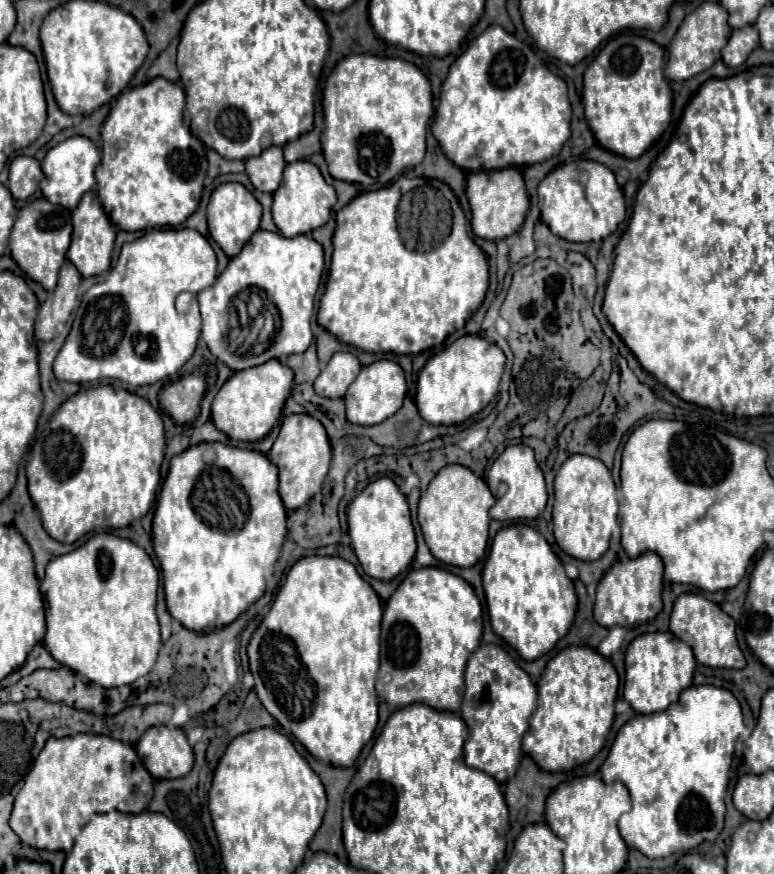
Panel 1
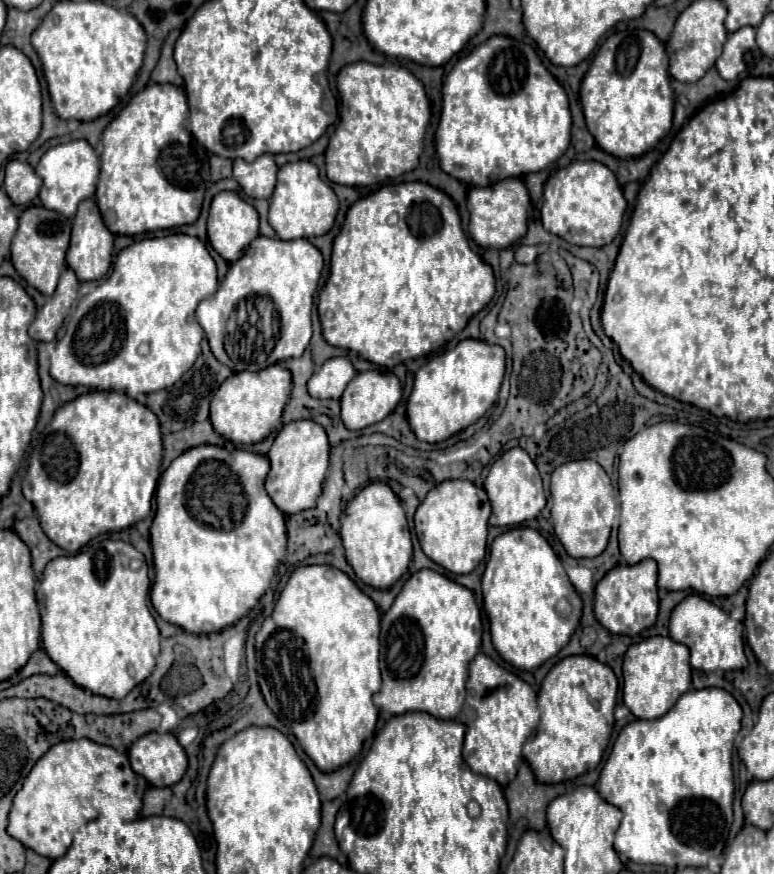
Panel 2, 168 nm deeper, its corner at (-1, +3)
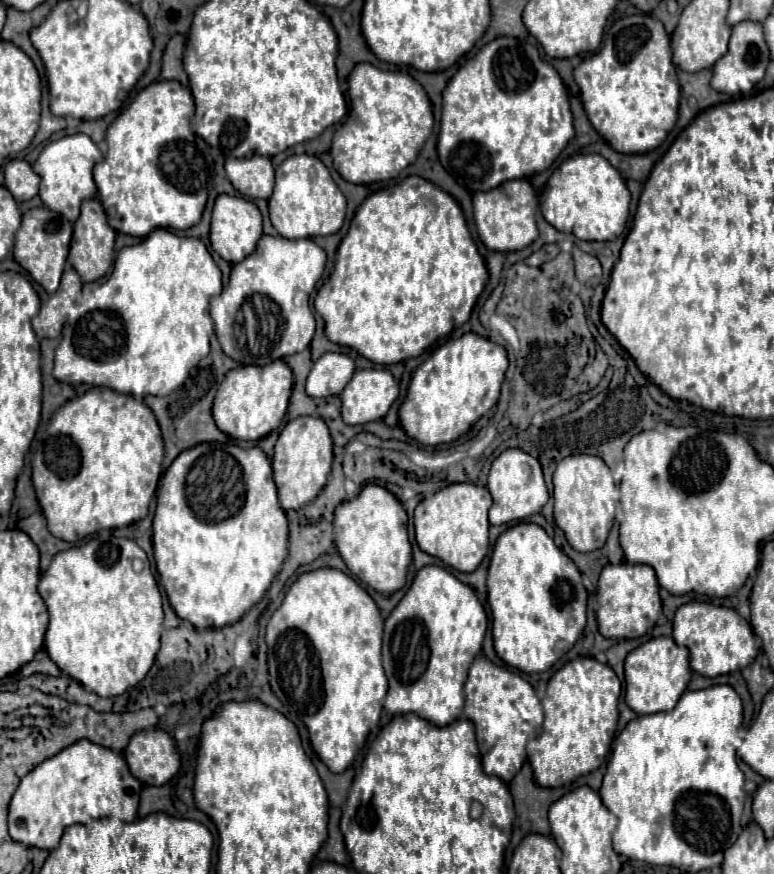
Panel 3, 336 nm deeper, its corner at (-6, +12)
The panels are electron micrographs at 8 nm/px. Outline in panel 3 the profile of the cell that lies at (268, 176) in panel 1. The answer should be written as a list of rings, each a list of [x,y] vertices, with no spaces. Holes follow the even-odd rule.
[[[252,153],[250,157],[230,157],[226,161],[226,175],[232,185],[250,199],[268,199],[274,189],[274,165],[266,155]]]

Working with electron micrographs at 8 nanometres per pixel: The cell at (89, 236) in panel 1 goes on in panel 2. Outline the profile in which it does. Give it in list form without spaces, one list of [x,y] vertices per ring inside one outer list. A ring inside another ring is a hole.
[[[83,200],[79,204],[77,216],[73,218],[73,232],[71,232],[71,246],[67,250],[67,266],[77,274],[81,282],[99,280],[107,274],[111,266],[111,252],[113,252],[115,236],[105,228],[101,214],[97,212],[95,200]]]

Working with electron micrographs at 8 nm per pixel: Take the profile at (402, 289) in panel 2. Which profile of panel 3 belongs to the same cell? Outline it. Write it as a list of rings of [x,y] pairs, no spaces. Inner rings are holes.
[[[410,175],[406,177],[402,183],[398,183],[394,189],[380,189],[376,193],[372,193],[370,197],[364,199],[364,203],[358,207],[354,219],[350,221],[350,229],[346,233],[346,237],[342,239],[338,251],[336,251],[336,265],[334,265],[334,271],[332,275],[328,277],[328,281],[318,289],[318,295],[314,299],[314,307],[316,311],[324,317],[326,321],[326,337],[332,341],[332,343],[338,343],[338,345],[346,345],[346,347],[352,347],[356,349],[360,355],[364,355],[366,359],[374,361],[374,363],[400,363],[400,361],[406,361],[410,357],[418,357],[424,349],[428,349],[432,343],[436,343],[440,337],[446,337],[450,335],[454,329],[462,327],[468,319],[470,319],[470,313],[472,313],[472,307],[476,305],[478,297],[482,295],[486,283],[488,283],[488,267],[482,259],[482,255],[478,253],[472,237],[470,237],[470,231],[466,227],[466,221],[464,221],[464,215],[462,215],[462,209],[460,205],[454,201],[454,197],[446,191],[442,191],[438,185],[434,185],[432,181],[428,179],[422,179],[418,175]]]

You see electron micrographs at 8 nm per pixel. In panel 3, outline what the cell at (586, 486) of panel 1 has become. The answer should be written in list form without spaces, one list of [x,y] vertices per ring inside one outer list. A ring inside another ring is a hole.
[[[572,455],[554,471],[554,521],[576,551],[594,551],[606,543],[616,515],[616,483],[612,471],[596,455]]]

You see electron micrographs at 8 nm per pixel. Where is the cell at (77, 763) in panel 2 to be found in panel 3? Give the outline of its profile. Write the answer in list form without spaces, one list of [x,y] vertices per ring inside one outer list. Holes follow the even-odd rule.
[[[82,739],[82,743],[72,743],[58,755],[44,759],[34,771],[20,779],[10,801],[10,837],[28,847],[52,851],[58,847],[62,831],[78,819],[74,817],[74,809],[82,809],[82,823],[102,817],[134,821],[138,815],[140,791],[142,783],[130,775],[126,759],[120,753]]]

